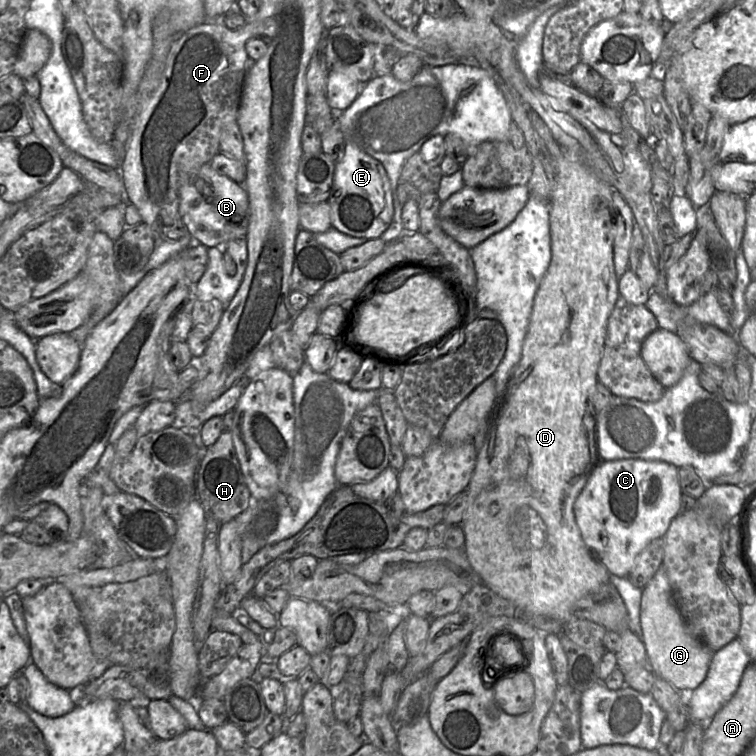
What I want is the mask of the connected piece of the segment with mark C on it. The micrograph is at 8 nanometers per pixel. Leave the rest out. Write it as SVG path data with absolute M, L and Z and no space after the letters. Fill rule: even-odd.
M643 459L601 460L574 502L574 517L584 543L610 575L629 577L635 557L652 540L663 538L671 521L682 511L681 495L678 468L672 464Z

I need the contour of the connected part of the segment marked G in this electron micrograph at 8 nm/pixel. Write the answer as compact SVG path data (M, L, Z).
M662 565L643 589L640 622L648 666L654 675L668 681L683 694L696 689L707 676L714 652L687 629Z

